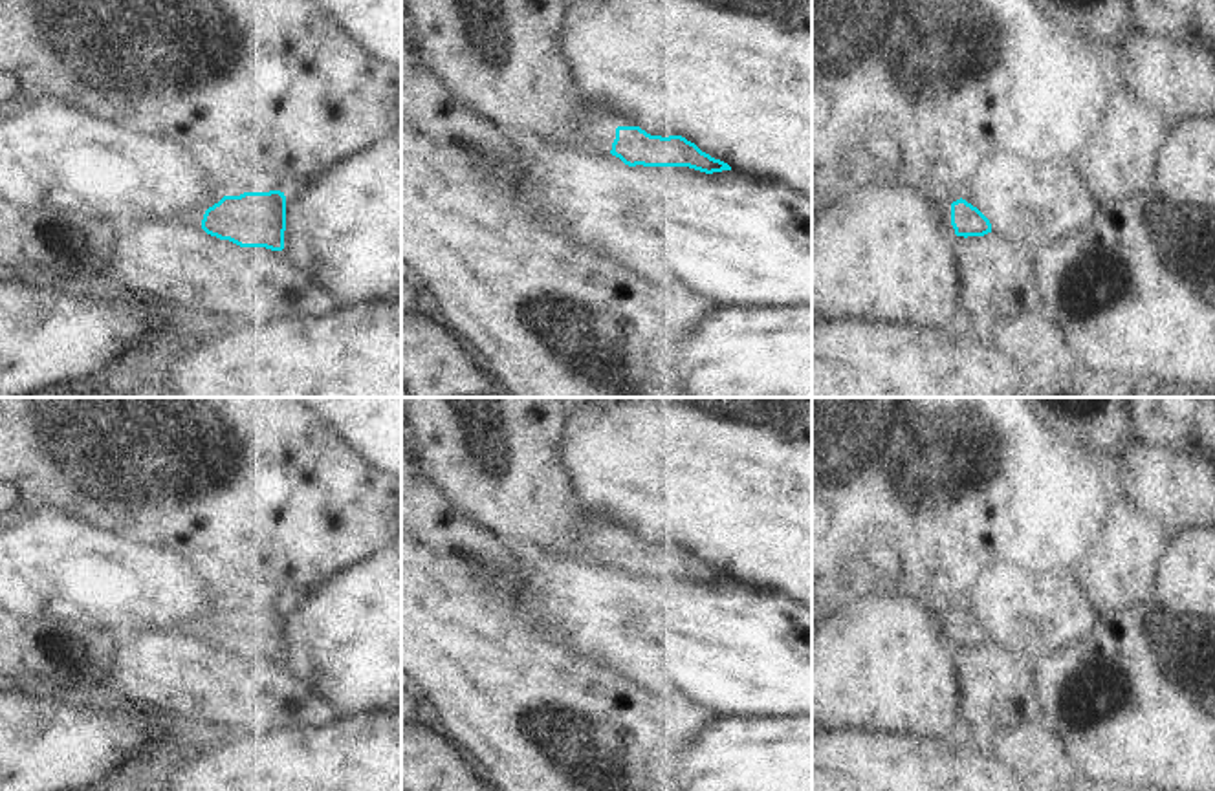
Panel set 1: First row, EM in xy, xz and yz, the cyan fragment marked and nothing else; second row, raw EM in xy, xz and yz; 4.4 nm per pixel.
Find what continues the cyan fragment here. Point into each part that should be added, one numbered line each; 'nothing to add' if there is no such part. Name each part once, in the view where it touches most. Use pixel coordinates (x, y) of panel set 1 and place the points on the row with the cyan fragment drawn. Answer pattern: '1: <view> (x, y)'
1: xz (594, 125)

